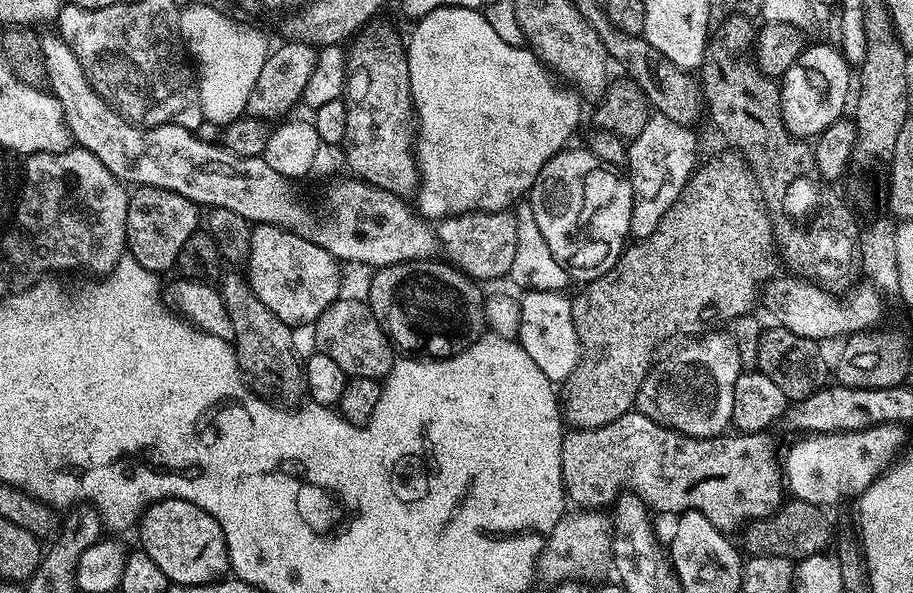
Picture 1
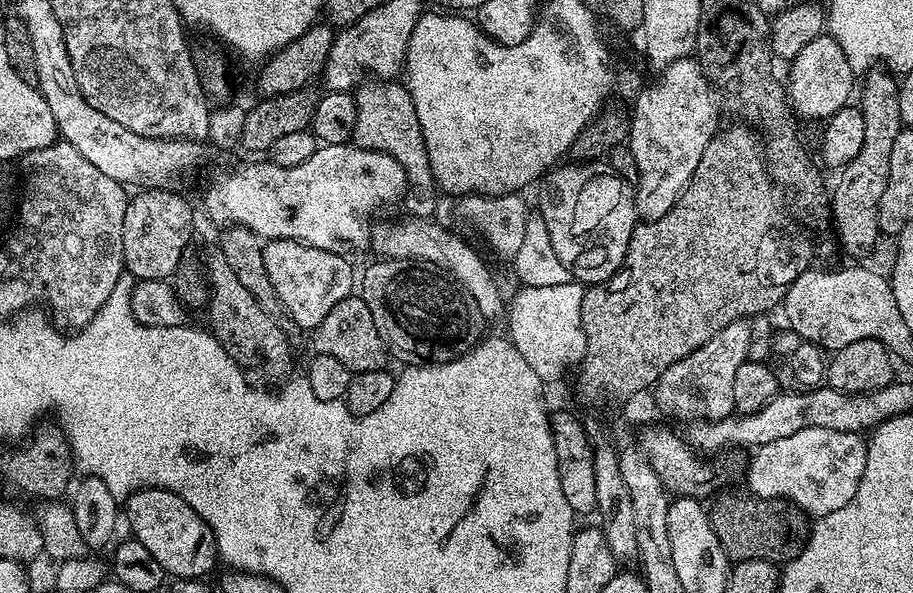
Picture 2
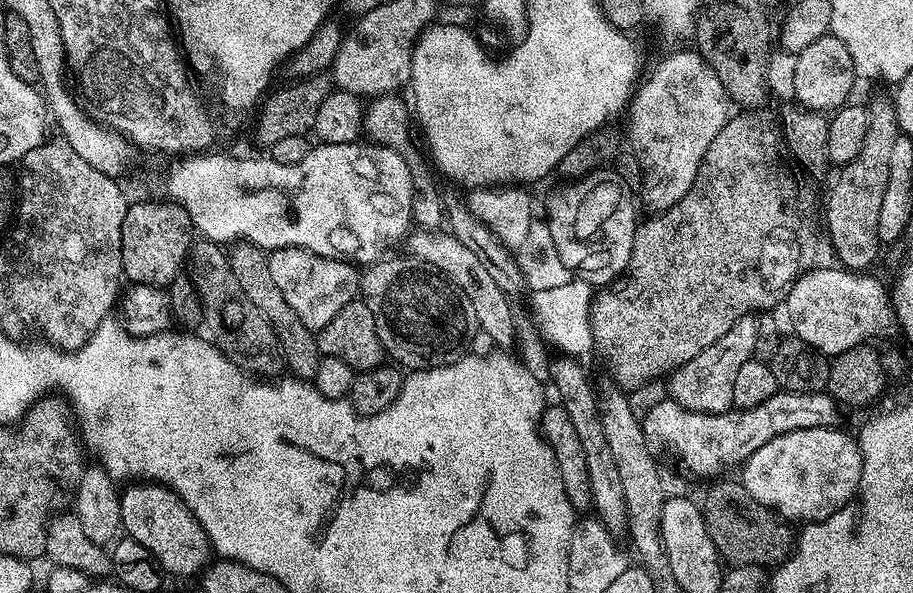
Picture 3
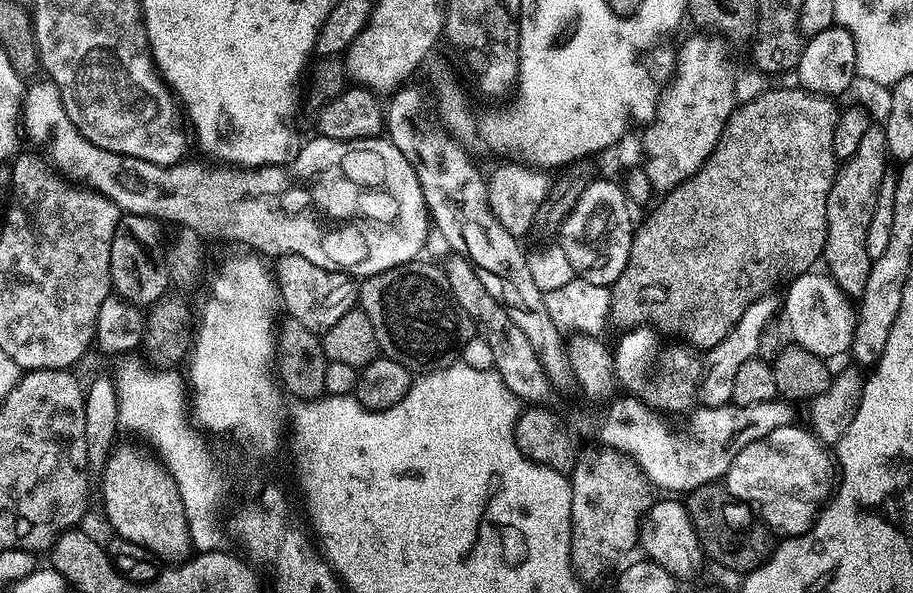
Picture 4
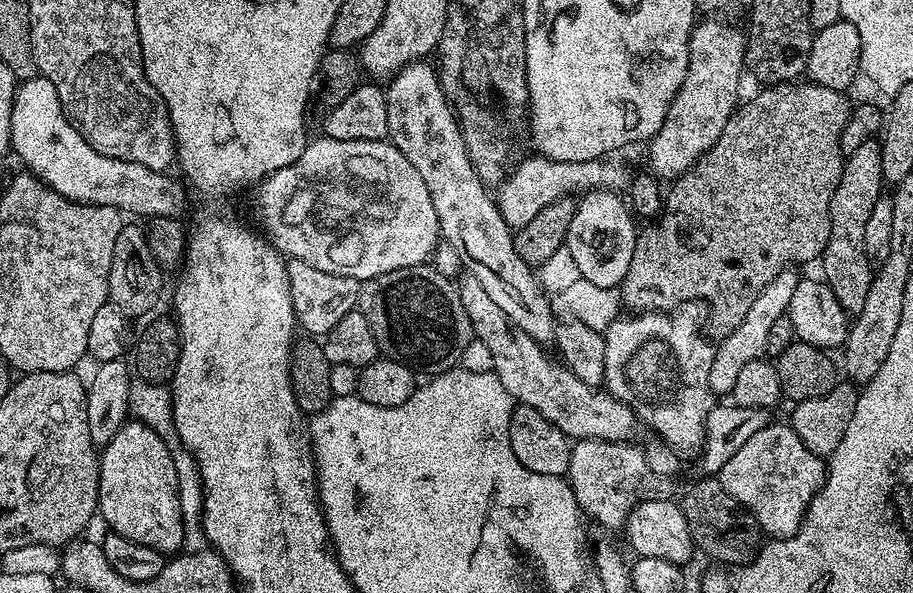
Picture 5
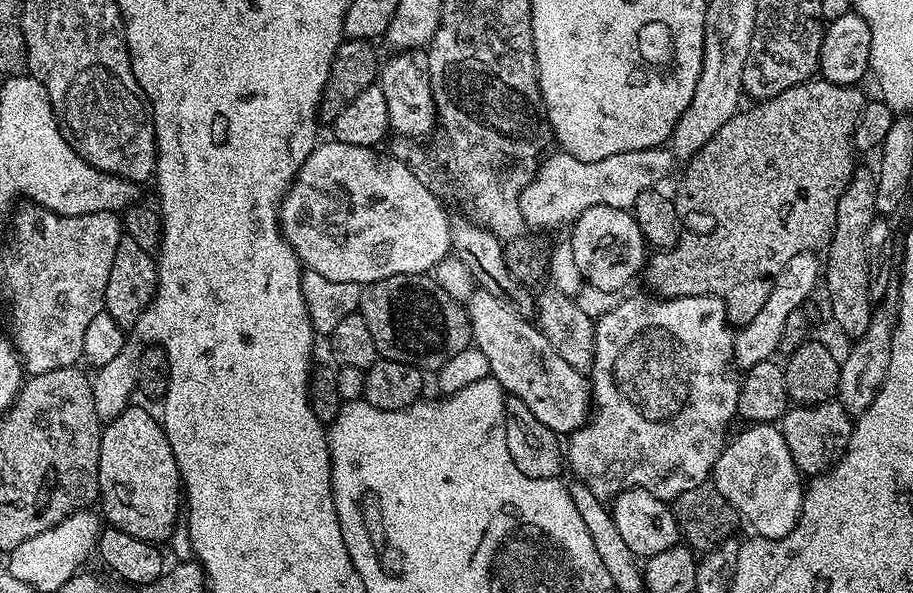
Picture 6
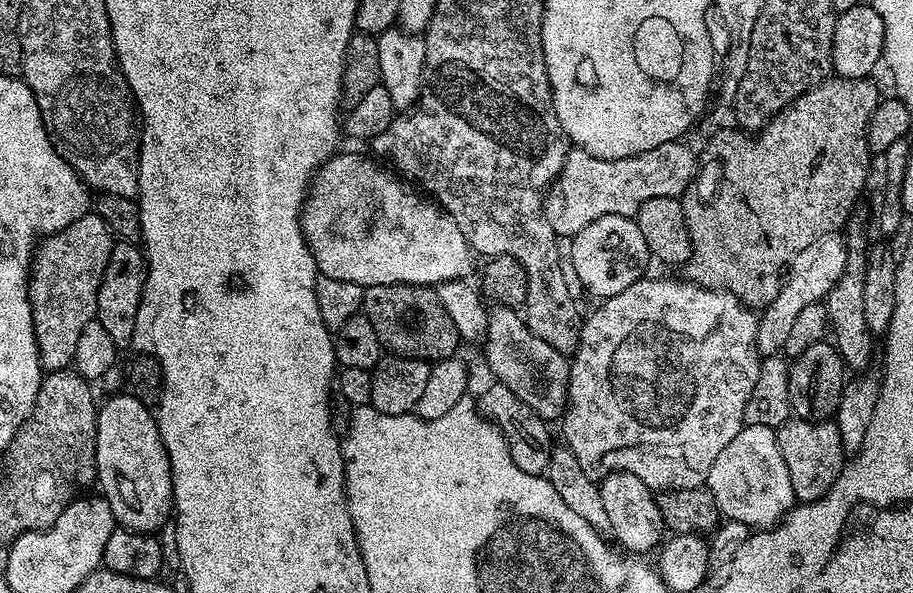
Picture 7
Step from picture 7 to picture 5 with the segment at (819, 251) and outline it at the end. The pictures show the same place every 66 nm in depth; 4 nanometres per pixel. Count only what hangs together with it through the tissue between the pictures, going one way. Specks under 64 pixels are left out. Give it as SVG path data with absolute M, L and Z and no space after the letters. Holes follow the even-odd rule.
M785 270L780 272L778 278L774 278L774 282L770 282L770 286L766 286L766 290L754 302L754 306L750 306L746 318L742 318L742 326L738 326L738 330L734 330L730 335L719 341L708 368L706 383L709 393L731 393L734 381L737 380L739 372L742 371L742 366L746 366L746 362L761 359L767 353L770 330L776 320L785 319L794 290L801 281L801 277L799 275L795 276L792 272L795 271Z

